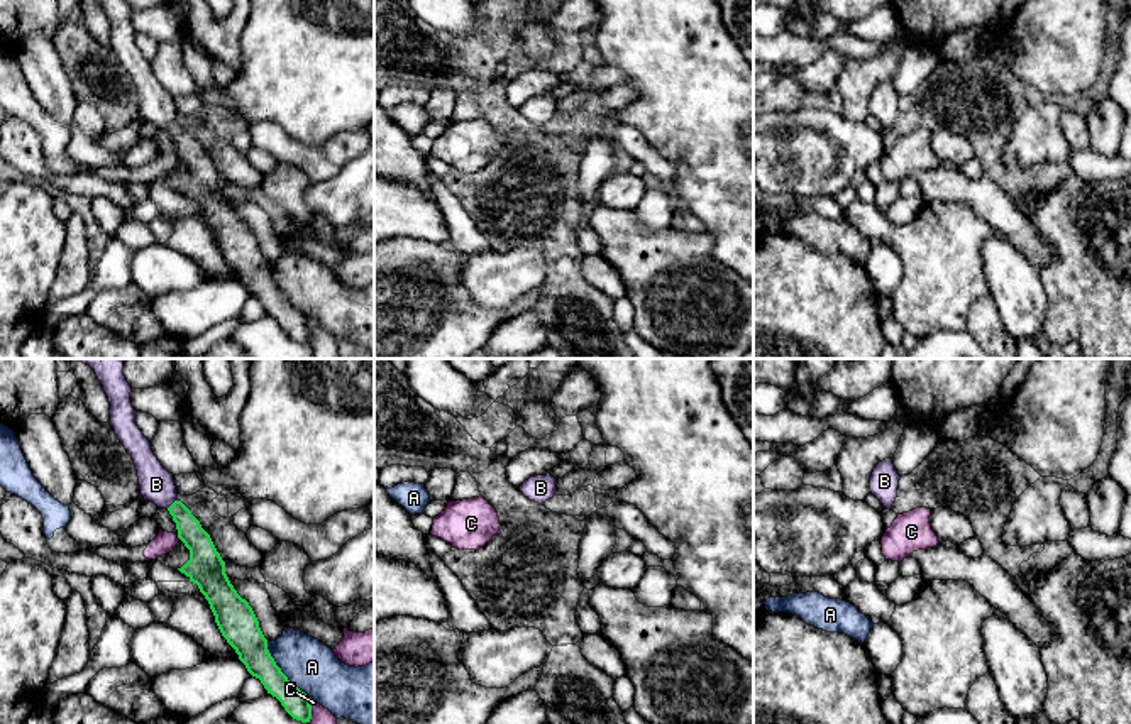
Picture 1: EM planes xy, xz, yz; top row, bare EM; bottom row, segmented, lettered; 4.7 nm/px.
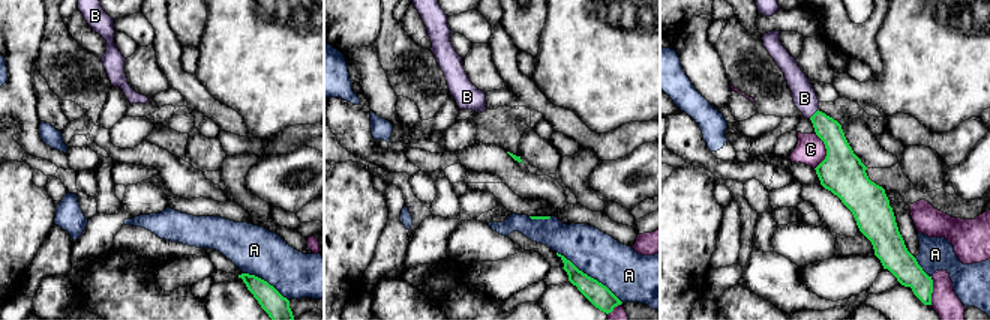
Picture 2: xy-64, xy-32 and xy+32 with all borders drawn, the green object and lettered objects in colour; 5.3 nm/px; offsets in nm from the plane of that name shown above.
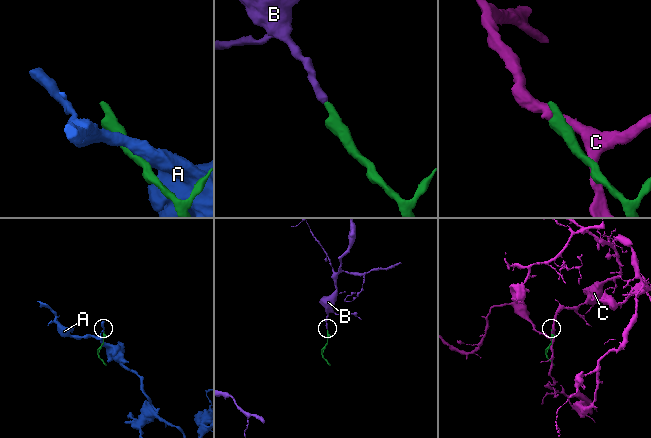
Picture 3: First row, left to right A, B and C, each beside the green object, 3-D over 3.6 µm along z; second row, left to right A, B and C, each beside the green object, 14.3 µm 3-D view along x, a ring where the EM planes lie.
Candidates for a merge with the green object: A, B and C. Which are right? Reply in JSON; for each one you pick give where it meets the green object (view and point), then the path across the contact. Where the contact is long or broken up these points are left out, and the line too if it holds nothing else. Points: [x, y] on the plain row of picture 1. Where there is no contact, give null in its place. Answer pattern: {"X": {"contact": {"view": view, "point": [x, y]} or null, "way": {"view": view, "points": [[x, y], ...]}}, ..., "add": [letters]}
{"B": {"contact": {"view": "xy", "point": [173, 124]}, "way": {"view": "xy", "points": [[197, 161], [173, 124], [156, 105]]}}, "add": ["B"]}

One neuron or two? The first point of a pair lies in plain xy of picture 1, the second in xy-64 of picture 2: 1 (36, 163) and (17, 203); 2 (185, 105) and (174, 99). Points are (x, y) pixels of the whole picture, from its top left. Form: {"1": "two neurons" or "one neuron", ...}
{"1": "two neurons", "2": "one neuron"}

